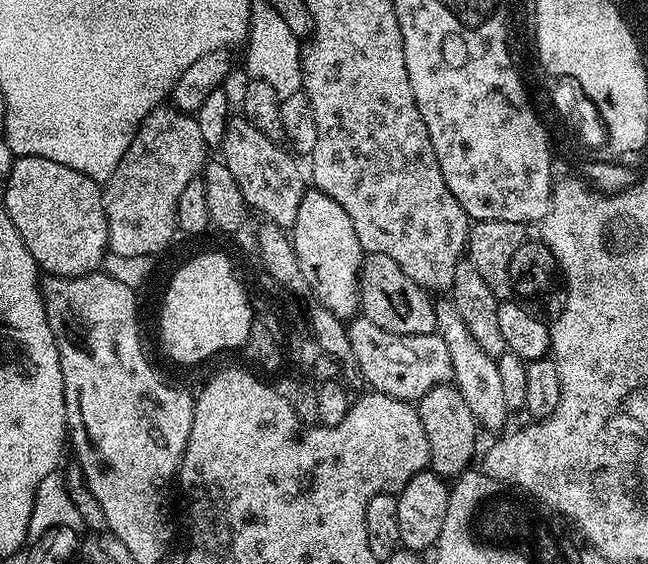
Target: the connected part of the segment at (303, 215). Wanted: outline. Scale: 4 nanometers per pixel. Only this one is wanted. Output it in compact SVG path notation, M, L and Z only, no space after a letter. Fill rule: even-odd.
M305 191L302 206L298 206L298 218L290 229L290 239L307 291L316 295L315 303L343 322L351 321L360 312L360 268L366 253L360 247L358 234L354 234L350 214L325 192Z

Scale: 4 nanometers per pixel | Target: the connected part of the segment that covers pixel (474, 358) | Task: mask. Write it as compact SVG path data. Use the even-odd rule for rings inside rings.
M440 298L435 301L436 332L446 342L446 350L450 350L452 377L454 387L466 398L466 406L470 406L470 414L474 414L477 425L488 432L505 431L504 423L508 420L510 409L506 402L506 393L502 391L502 378L498 375L495 359L487 356L474 342L474 338L466 330L458 310L451 299ZM444 299L444 300L440 300Z

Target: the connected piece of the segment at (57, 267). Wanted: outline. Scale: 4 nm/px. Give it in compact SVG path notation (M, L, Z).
M17 156L3 186L2 202L10 222L14 222L41 273L87 276L103 265L109 251L108 219L97 181L50 158Z

